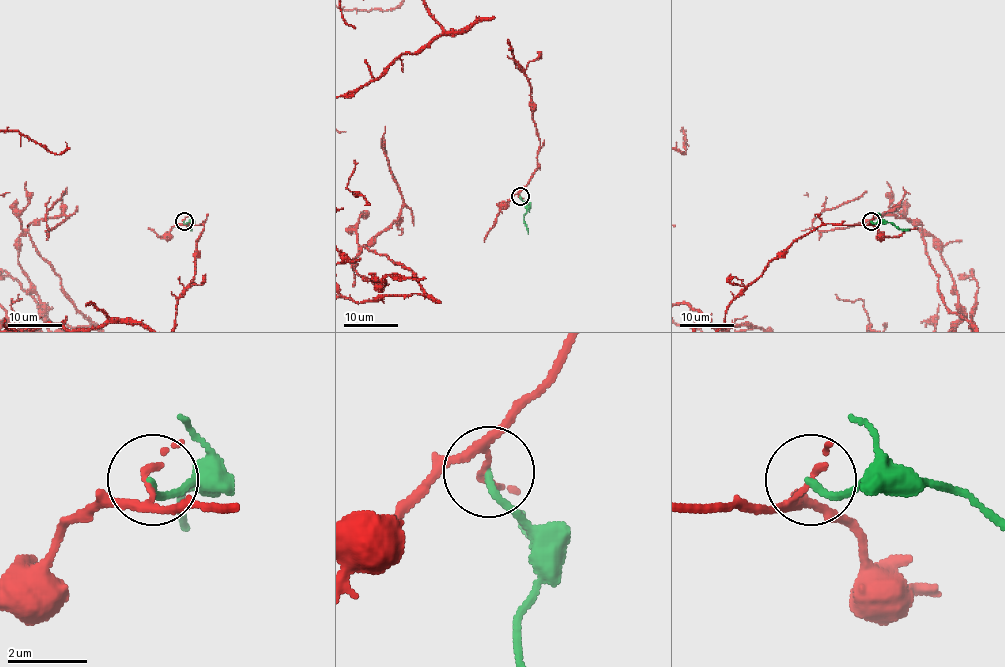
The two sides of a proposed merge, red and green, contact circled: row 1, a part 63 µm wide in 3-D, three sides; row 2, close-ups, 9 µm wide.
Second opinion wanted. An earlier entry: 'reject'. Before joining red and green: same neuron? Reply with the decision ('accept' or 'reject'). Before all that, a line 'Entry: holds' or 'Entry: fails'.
Entry: holds
reject

